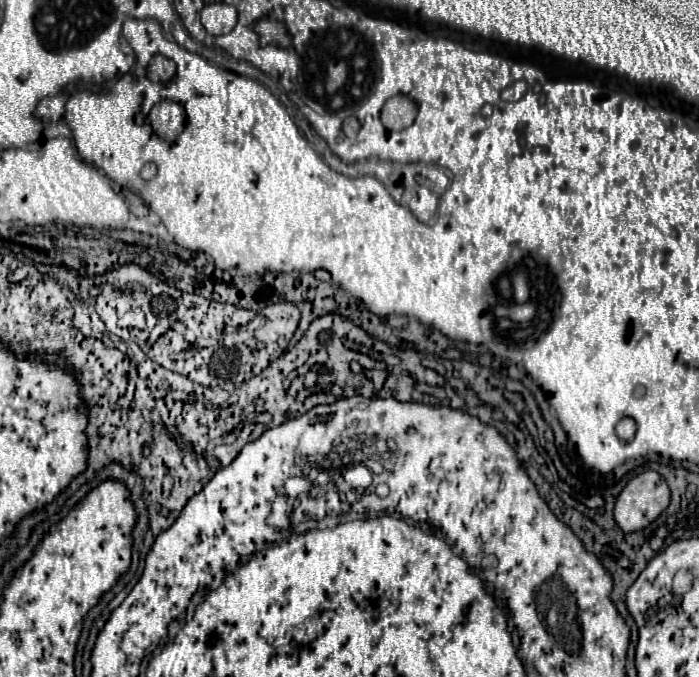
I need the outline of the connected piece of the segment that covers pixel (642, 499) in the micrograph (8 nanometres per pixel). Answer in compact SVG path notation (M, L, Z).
M644 471L628 481L614 505L614 519L626 533L644 529L670 503L670 489L662 475Z

